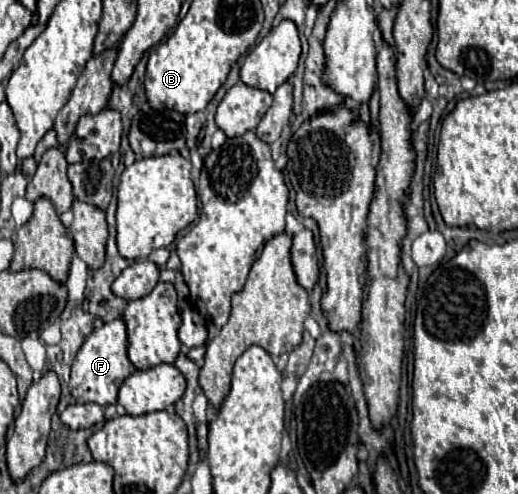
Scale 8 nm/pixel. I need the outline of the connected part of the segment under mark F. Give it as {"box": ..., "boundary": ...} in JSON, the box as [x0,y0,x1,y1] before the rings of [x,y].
{"box":[69,320,135,406],"boundary":[[[111,320],[103,324],[101,328],[93,330],[91,336],[83,342],[79,348],[75,362],[71,366],[71,382],[69,390],[75,402],[95,402],[99,406],[115,404],[119,386],[125,378],[129,378],[135,372],[135,366],[127,358],[127,334],[125,334],[125,322],[123,320]]]}

